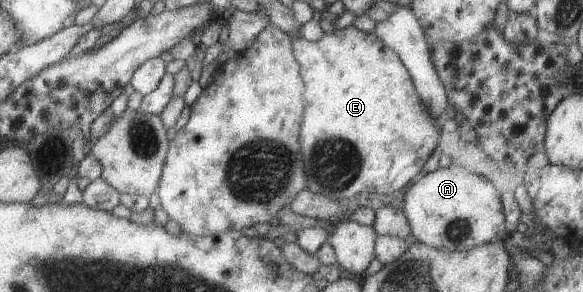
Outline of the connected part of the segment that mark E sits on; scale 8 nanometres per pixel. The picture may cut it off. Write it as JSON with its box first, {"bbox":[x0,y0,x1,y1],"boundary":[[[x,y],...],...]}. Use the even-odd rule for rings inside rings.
{"bbox":[291,24,442,200],"boundary":[[[352,24],[343,29],[334,30],[325,33],[321,39],[316,41],[308,41],[304,38],[291,38],[291,46],[293,48],[293,56],[300,66],[300,76],[303,80],[303,100],[305,108],[303,108],[303,118],[301,119],[301,130],[299,130],[299,150],[301,150],[301,160],[303,160],[303,172],[307,176],[306,189],[313,194],[323,194],[327,198],[335,198],[335,200],[349,199],[352,200],[357,194],[367,194],[367,192],[375,192],[377,194],[388,195],[396,193],[403,188],[413,178],[421,172],[423,164],[427,162],[435,146],[440,131],[440,123],[442,119],[431,118],[425,110],[425,106],[421,104],[419,96],[415,94],[411,76],[407,72],[404,64],[391,48],[387,48],[377,36],[373,33],[358,30]]]}

